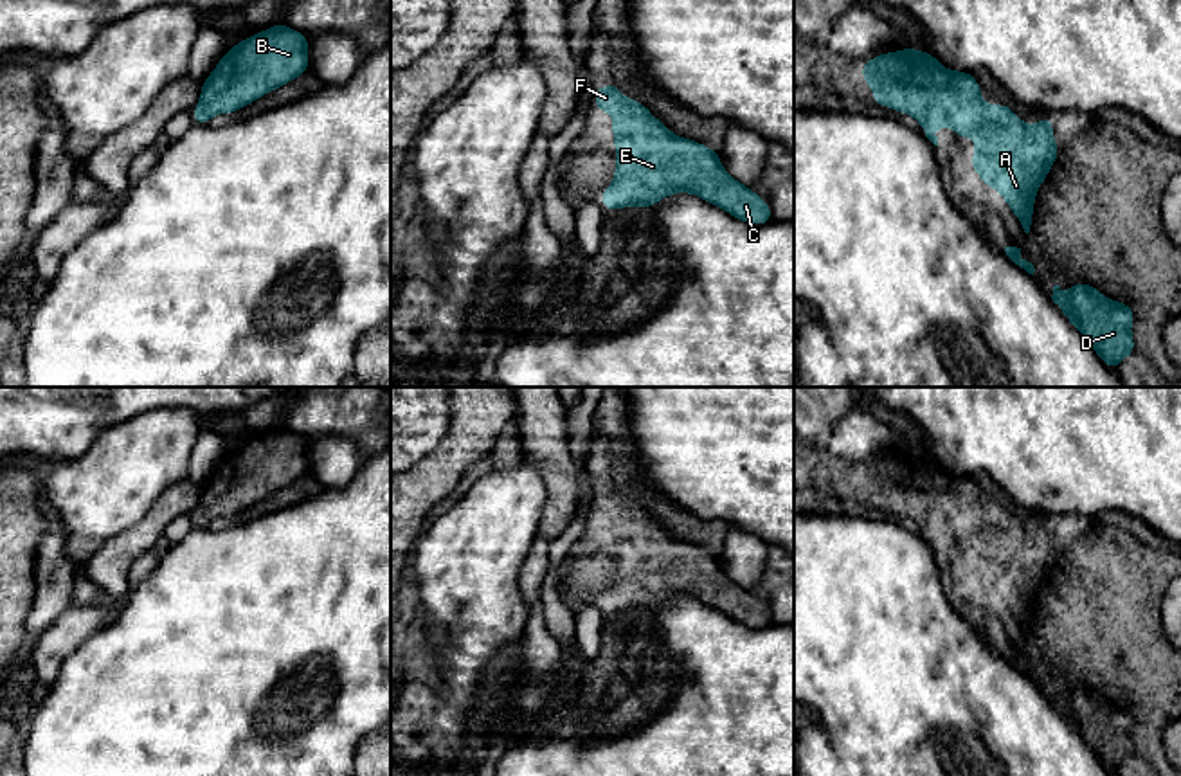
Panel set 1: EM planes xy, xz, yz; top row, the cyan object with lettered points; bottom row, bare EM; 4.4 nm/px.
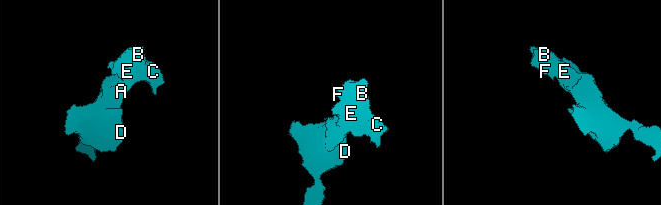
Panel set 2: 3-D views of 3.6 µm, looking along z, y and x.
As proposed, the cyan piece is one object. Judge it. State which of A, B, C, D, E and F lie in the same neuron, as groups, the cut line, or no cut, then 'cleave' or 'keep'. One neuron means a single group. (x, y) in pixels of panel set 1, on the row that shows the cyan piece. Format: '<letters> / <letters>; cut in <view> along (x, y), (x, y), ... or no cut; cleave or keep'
A B C D E F; no cut; keep

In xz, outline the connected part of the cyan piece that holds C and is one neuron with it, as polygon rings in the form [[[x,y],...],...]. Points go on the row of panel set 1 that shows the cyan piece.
[[[616,83],[601,85],[594,95],[594,104],[598,112],[612,113],[612,144],[618,151],[614,182],[603,189],[600,198],[605,209],[618,211],[636,205],[645,211],[673,193],[691,193],[745,223],[762,225],[772,221],[769,203],[754,194],[751,187],[729,176],[717,151],[673,135],[643,103],[621,95]]]

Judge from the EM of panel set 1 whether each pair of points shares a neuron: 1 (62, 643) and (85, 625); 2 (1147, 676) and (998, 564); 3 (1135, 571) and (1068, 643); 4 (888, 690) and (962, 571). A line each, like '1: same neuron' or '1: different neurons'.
1: same neuron
2: different neurons
3: same neuron
4: different neurons

